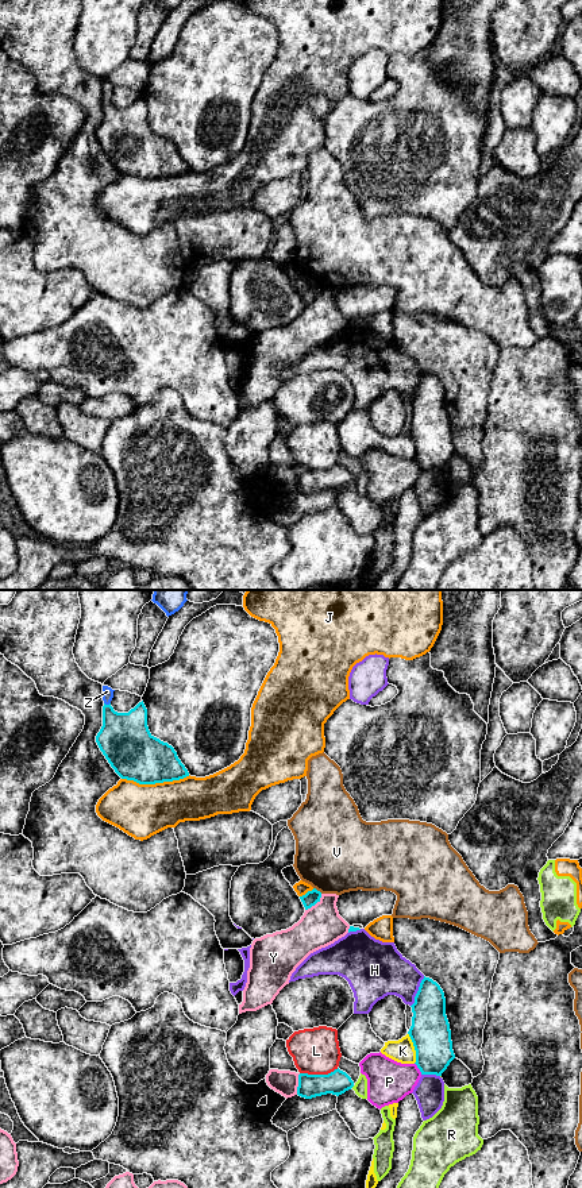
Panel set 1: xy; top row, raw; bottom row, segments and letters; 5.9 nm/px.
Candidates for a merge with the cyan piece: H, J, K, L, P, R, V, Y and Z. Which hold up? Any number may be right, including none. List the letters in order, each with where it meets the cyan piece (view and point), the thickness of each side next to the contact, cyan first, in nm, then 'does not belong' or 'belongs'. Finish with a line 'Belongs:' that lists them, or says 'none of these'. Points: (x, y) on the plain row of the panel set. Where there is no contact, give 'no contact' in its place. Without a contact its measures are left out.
H: xy (417, 386) | 240/300 nm | does not belong
J: xy (155, 177) | 300/320 nm | does not belong
K: xy (415, 443) | 240/140 nm | does not belong
L: xy (319, 470) | 140/280 nm | does not belong
P: xy (417, 462) | 240/260 nm | does not belong
R: no contact | does not belong
V: xy (316, 285) | 90/480 nm | does not belong
Y: xy (315, 299) | 90/240 nm | does not belong
Z: xy (107, 100) | 300/60 nm | belongs
Belongs: Z

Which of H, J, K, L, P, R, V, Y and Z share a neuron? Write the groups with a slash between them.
H / J R / K / L / P / V / Y / Z

